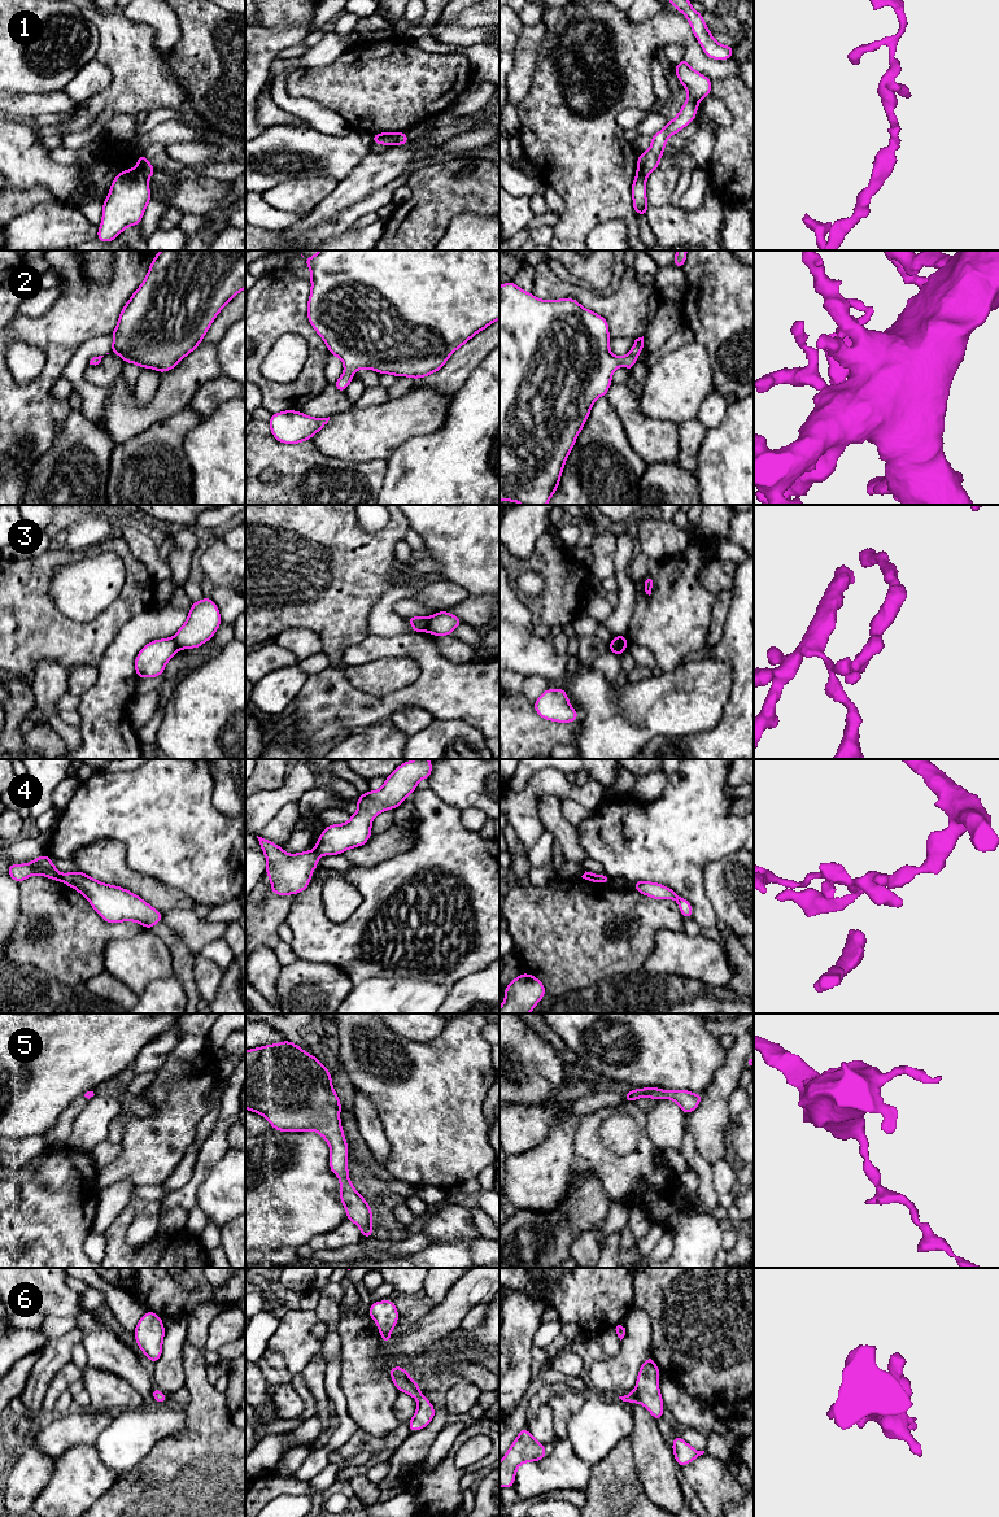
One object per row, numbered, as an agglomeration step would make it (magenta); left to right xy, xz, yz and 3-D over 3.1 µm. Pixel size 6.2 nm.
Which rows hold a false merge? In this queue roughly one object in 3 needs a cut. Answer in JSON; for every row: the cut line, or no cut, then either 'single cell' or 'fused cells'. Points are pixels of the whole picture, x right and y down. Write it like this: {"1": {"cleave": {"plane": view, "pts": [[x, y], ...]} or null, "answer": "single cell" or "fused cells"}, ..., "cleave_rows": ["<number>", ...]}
{"1": {"cleave": {"plane": "xy", "pts": [[136, 168], [147, 179]]}, "answer": "fused cells"}, "2": {"cleave": null, "answer": "single cell"}, "3": {"cleave": null, "answer": "single cell"}, "4": {"cleave": {"plane": "yz", "pts": [[593, 875], [596, 881]]}, "answer": "fused cells"}, "5": {"cleave": null, "answer": "single cell"}, "6": {"cleave": null, "answer": "single cell"}, "cleave_rows": ["1", "4"]}

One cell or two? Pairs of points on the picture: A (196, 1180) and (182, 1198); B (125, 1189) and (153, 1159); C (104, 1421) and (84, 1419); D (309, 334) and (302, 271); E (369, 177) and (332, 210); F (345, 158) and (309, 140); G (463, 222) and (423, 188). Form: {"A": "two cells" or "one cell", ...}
{"A": "one cell", "B": "two cells", "C": "one cell", "D": "two cells", "E": "one cell", "F": "one cell", "G": "two cells"}

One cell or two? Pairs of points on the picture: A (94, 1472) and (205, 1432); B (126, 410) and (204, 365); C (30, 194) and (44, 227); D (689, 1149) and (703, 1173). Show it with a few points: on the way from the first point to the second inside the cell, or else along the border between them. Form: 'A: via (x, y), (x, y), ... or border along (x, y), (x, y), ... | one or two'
A: border along (118, 1478), (96, 1500) | two
B: via (145, 412), (157, 409), (184, 382) | one
C: border along (55, 200), (38, 203), (13, 218) | two
D: via (692, 1155), (701, 1167) | one

